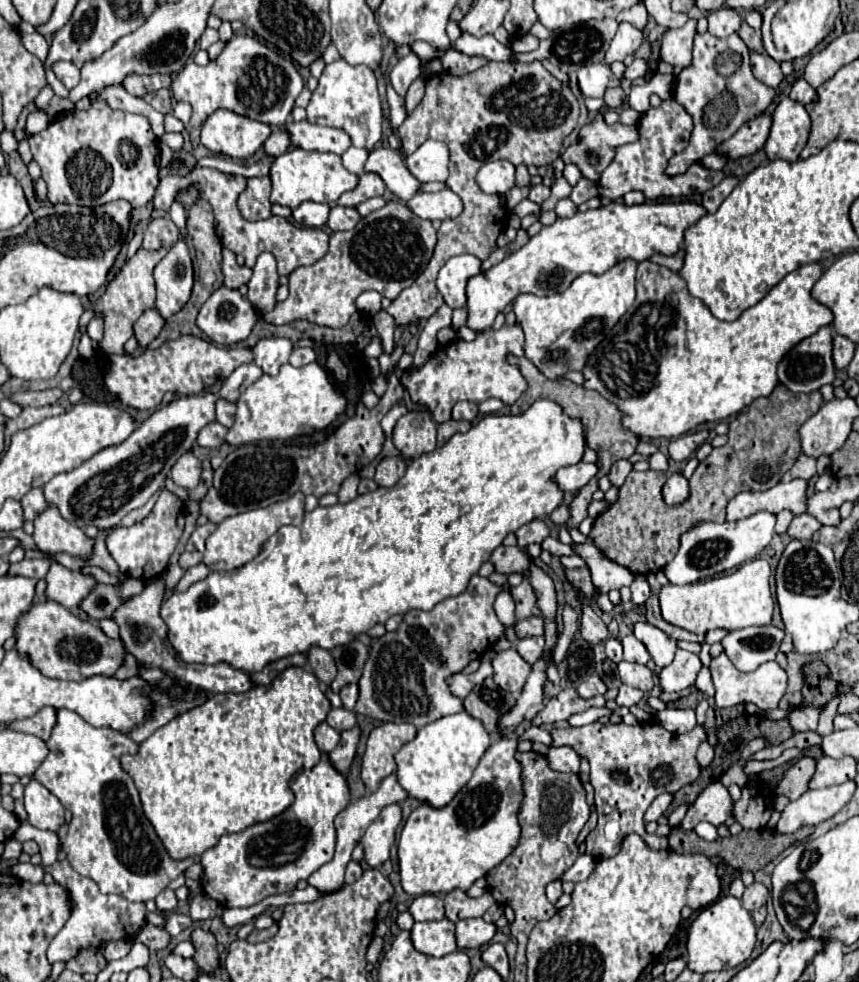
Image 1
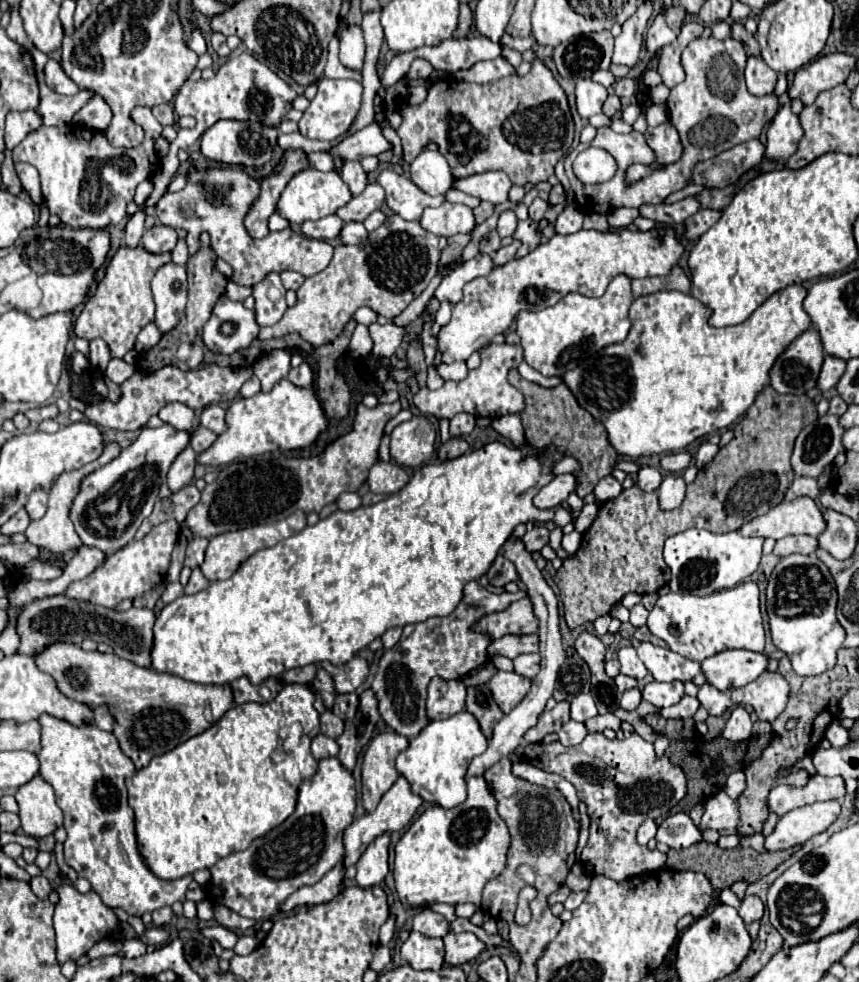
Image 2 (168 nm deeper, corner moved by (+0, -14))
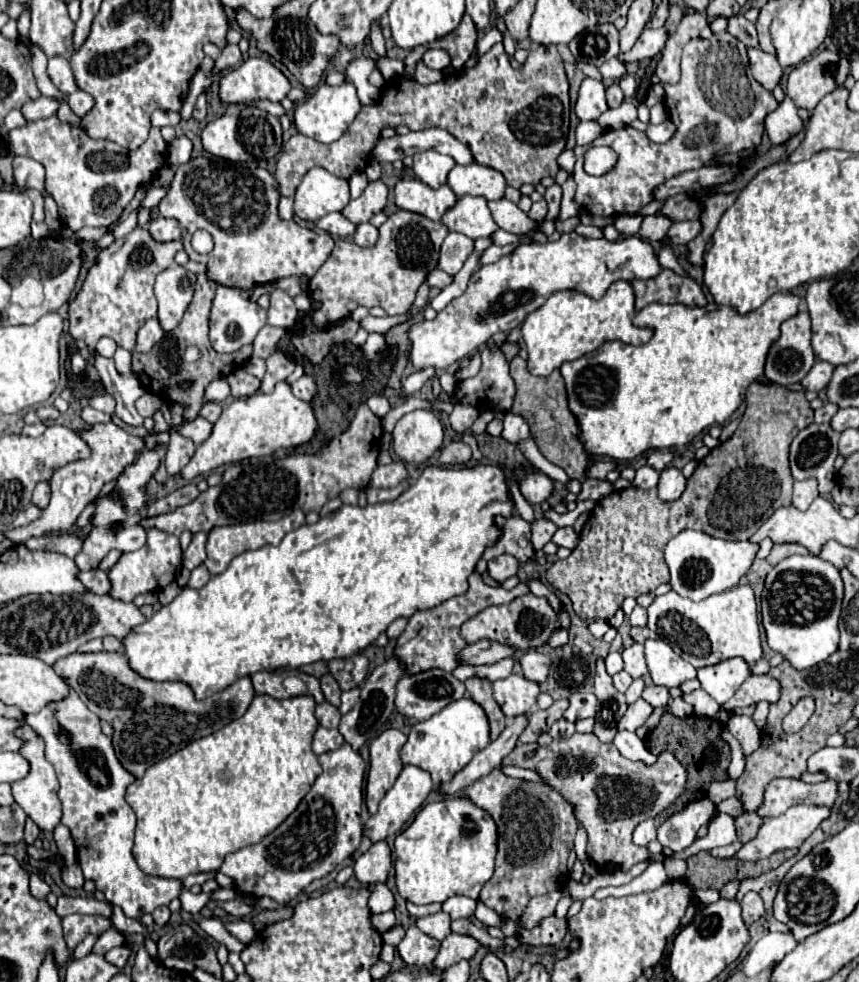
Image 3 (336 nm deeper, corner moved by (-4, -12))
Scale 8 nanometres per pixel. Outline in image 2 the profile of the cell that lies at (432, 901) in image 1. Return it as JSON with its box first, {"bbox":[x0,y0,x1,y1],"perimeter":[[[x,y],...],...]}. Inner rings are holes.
{"bbox":[413,910,449,938],"perimeter":[[[419,910],[413,918],[413,930],[433,936],[433,938],[443,938],[449,932],[449,922],[445,916],[433,912],[433,910]]]}

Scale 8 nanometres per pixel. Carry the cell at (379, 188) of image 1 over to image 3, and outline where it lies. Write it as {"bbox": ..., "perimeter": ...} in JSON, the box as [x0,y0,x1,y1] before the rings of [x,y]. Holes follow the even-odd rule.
{"bbox":[343,180,387,224],"perimeter":[[[381,180],[369,182],[369,186],[363,190],[363,194],[355,200],[351,200],[345,208],[343,208],[343,216],[347,220],[351,220],[353,224],[361,224],[361,222],[369,222],[369,218],[377,212],[381,212],[387,204],[387,186]]]}

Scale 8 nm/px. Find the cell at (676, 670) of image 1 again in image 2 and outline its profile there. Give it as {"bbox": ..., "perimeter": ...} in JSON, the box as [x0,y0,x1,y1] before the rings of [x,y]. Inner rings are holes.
{"bbox":[643,682,683,708],"perimeter":[[[649,682],[643,688],[643,700],[651,702],[657,708],[673,706],[683,698],[681,682]]]}

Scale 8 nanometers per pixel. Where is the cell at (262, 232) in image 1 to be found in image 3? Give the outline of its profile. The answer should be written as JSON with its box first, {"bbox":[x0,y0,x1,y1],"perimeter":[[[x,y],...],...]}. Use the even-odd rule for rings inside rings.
{"bbox":[159,156,335,290],"perimeter":[[[199,156],[177,166],[171,190],[159,202],[159,212],[165,218],[175,218],[189,236],[197,228],[213,236],[215,248],[209,254],[197,254],[191,248],[191,238],[183,238],[189,258],[207,264],[209,278],[223,286],[251,290],[287,276],[311,278],[335,246],[325,232],[303,230],[295,220],[279,220],[277,200],[277,180],[265,168],[247,168],[221,158]]]}

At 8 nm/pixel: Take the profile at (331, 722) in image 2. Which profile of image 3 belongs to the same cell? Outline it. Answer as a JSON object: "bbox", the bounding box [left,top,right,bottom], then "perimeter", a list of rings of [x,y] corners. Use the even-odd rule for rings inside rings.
{"bbox":[315,702,341,728],"perimeter":[[[329,702],[319,704],[317,710],[315,710],[315,716],[317,716],[319,724],[325,726],[325,728],[337,728],[339,720],[341,720],[341,712],[335,706],[331,706]]]}

